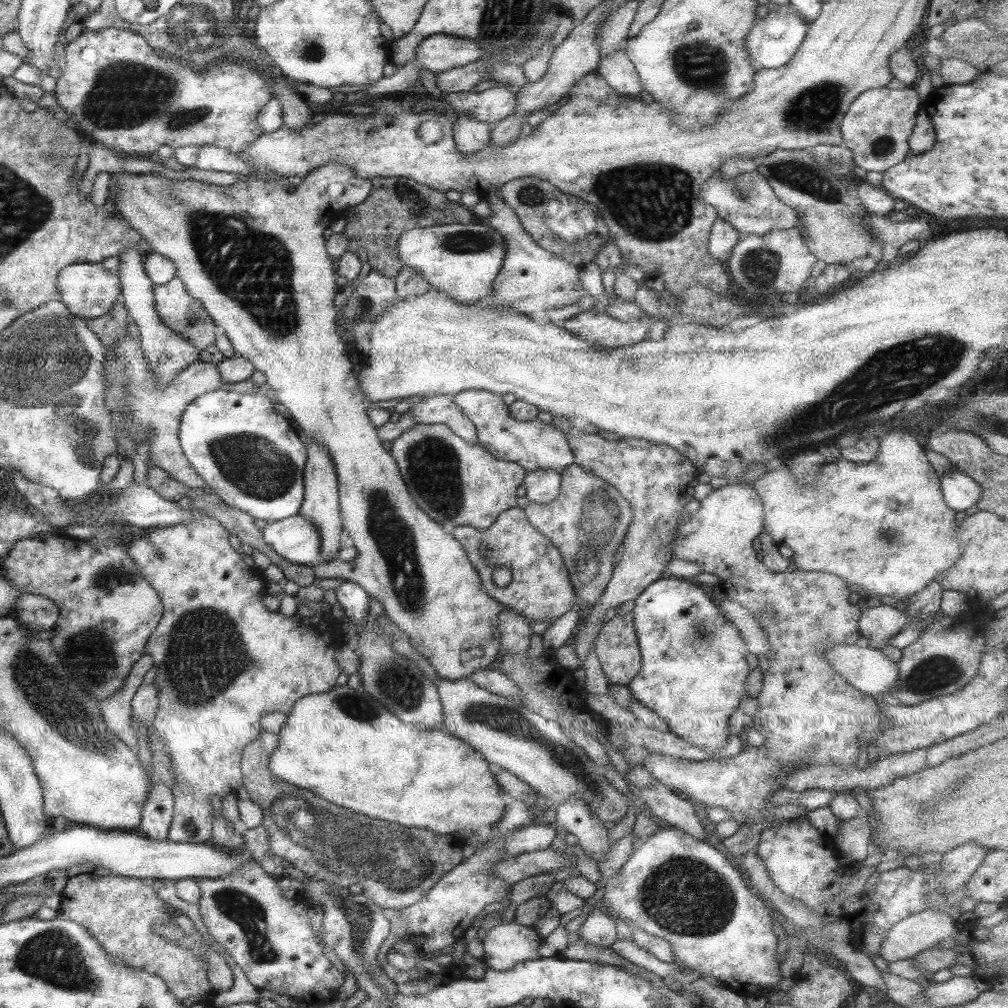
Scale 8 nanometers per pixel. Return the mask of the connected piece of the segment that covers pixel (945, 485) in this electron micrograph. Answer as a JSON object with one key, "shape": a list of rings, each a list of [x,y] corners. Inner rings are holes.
{"shape":[[[958,470],[949,471],[940,477],[940,488],[944,502],[954,510],[962,512],[971,506],[978,506],[982,488],[973,478]]]}

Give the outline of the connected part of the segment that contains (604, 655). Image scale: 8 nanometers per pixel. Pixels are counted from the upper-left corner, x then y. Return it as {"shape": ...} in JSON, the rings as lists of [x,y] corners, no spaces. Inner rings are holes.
{"shape":[[[617,613],[613,620],[602,626],[595,641],[595,654],[606,679],[614,686],[628,686],[639,674],[642,666],[641,655],[631,613],[625,616]]]}

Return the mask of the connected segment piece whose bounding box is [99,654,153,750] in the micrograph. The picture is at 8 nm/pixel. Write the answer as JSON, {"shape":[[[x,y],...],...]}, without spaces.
{"shape":[[[144,654],[132,665],[122,688],[99,703],[100,713],[108,731],[114,733],[125,746],[132,750],[137,746],[138,738],[132,724],[131,700],[142,685],[143,677],[152,667],[152,658]]]}

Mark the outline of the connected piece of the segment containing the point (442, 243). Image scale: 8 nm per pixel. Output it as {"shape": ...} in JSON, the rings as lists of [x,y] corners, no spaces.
{"shape":[[[486,222],[412,228],[400,234],[396,247],[403,267],[416,270],[431,287],[458,303],[473,305],[492,294],[506,252],[504,235]]]}

